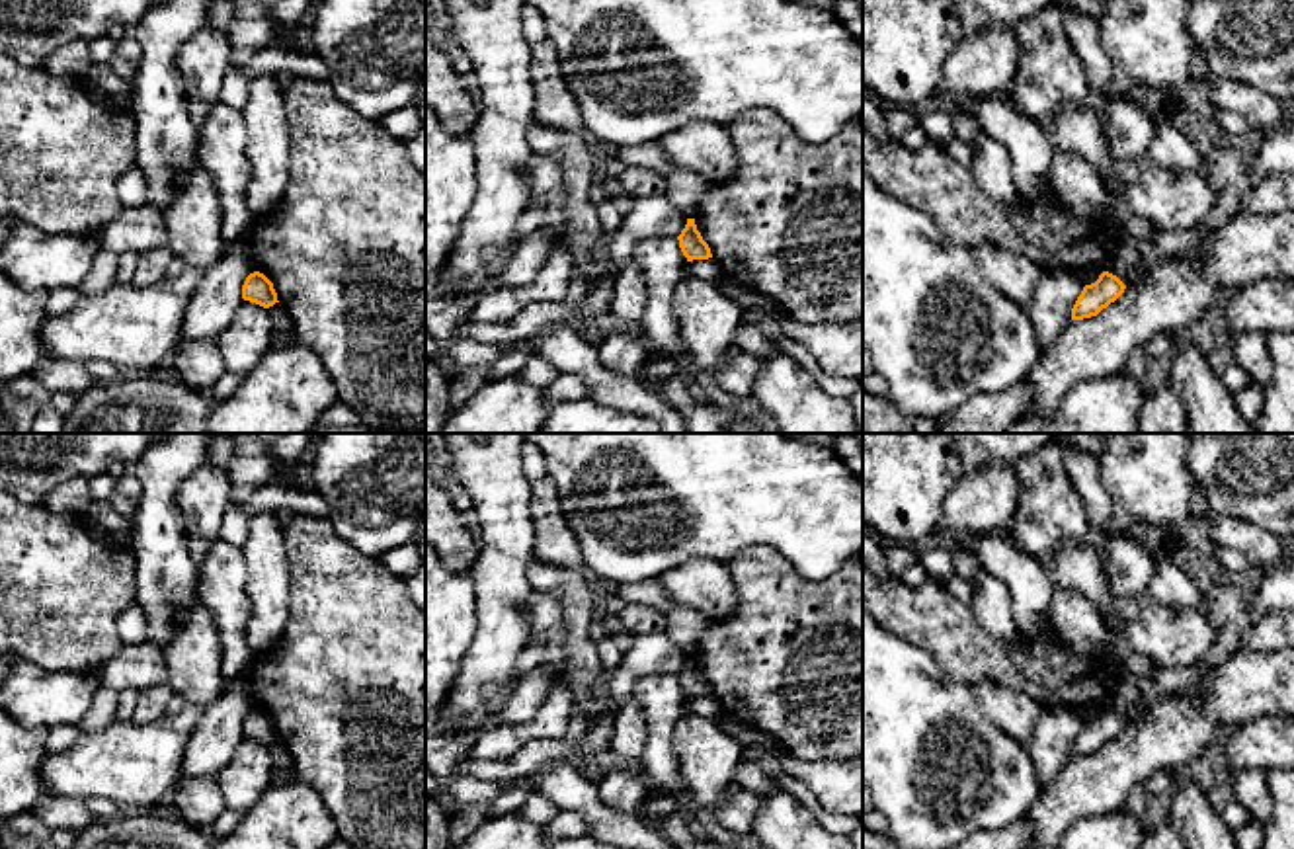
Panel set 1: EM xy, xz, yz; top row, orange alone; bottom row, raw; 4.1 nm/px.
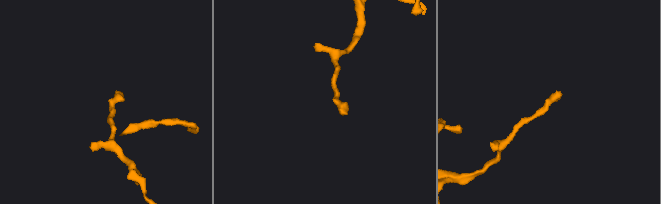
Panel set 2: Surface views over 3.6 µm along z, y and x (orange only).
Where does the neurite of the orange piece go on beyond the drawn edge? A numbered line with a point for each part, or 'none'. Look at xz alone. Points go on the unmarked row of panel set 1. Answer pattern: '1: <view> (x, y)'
none

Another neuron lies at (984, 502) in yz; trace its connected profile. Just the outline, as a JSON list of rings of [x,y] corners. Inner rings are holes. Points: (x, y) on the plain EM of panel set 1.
[[[993,463],[962,474],[945,500],[939,531],[966,531],[972,537],[1007,531],[1015,509],[1015,466]]]

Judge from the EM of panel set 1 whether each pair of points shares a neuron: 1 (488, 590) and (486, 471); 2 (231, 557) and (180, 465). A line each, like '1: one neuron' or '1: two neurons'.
1: one neuron
2: two neurons

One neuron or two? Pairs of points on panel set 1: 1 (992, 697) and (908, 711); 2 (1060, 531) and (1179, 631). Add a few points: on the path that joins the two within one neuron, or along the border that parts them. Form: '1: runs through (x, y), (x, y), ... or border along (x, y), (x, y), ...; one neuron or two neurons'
1: border along (974, 689), (984, 715), (1008, 734); two neurons
2: runs through (1080, 566), (1117, 607), (1127, 607), (1144, 621); one neuron

